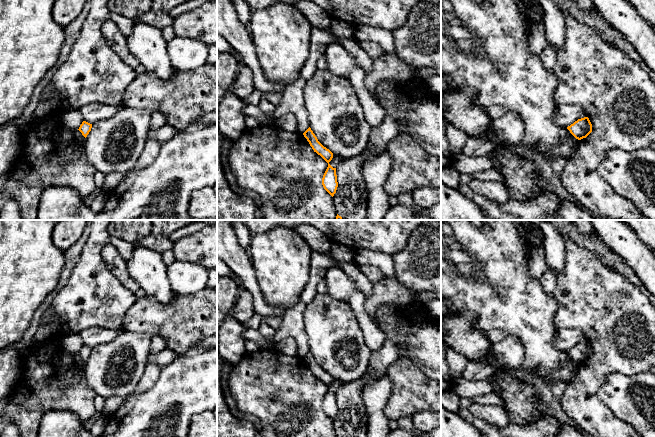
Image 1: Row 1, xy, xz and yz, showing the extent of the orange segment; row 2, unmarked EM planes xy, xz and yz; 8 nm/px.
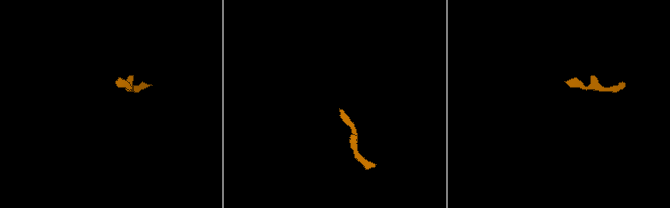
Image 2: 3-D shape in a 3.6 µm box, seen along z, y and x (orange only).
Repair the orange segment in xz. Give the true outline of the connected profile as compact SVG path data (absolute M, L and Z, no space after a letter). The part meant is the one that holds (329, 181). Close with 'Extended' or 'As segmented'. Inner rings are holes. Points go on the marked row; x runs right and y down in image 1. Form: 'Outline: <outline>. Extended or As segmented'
Outline: M310 127L303 133L303 135L309 142L314 152L320 155L328 163L328 167L322 178L322 185L324 189L333 197L338 187L336 168L333 168L329 164L333 158L333 153L318 141Z. As segmented

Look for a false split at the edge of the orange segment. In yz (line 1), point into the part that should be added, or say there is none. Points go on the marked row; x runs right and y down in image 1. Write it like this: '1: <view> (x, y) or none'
1: none

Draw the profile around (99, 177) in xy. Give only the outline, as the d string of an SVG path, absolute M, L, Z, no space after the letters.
M96 172L94 174L94 182L97 188L99 188L104 195L108 195L108 191L104 188L104 180L105 180L105 174L101 172Z

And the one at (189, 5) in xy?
M188 0L174 7L169 13L173 18L176 18L183 13L196 9L207 1L208 0Z

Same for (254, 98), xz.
M255 89L248 97L246 97L243 101L247 105L258 105L260 100L262 99L262 92Z

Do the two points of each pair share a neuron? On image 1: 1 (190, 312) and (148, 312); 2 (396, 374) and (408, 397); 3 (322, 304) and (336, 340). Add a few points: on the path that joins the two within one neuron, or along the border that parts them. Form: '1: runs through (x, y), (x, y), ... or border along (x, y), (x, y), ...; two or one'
1: runs through (180, 312), (158, 312); one
2: runs through (402, 380), (408, 386), (408, 391); one
3: runs through (323, 313), (333, 331); one

